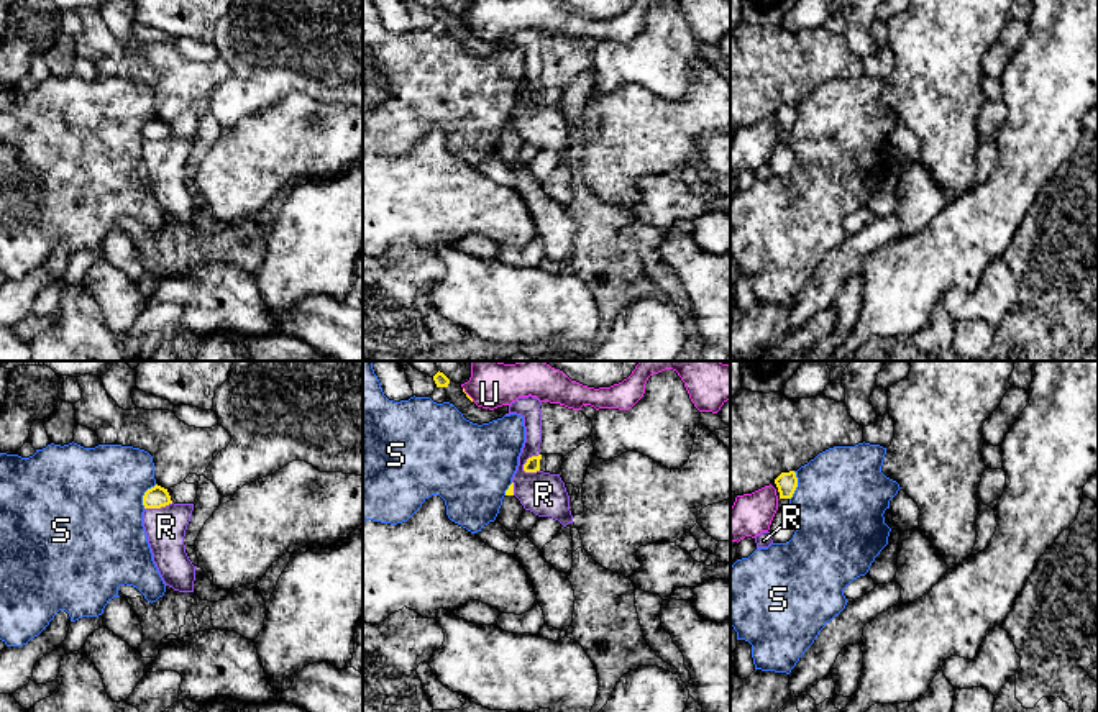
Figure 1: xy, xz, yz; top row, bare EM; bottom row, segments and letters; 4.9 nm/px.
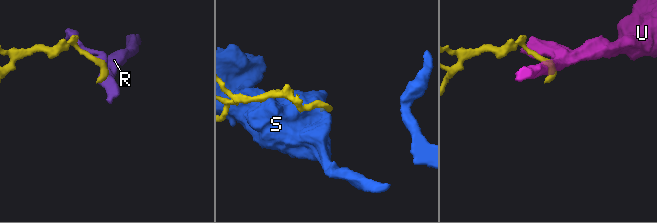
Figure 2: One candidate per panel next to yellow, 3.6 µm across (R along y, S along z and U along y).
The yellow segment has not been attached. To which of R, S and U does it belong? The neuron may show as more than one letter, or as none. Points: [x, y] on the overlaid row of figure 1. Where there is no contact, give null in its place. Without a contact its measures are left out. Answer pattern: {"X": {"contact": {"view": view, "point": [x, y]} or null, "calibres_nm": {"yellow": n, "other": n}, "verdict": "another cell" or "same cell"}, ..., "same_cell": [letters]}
{"R": {"contact": {"view": "xz", "point": [527, 461]}, "calibres_nm": {"yellow": 70, "other": 200}, "verdict": "another cell"}, "S": {"contact": {"view": "yz", "point": [796, 486]}, "calibres_nm": {"yellow": 110, "other": 460}, "verdict": "another cell"}, "U": {"contact": {"view": "xz", "point": [466, 394]}, "calibres_nm": {"yellow": 20, "other": 220}, "verdict": "another cell"}, "same_cell": []}

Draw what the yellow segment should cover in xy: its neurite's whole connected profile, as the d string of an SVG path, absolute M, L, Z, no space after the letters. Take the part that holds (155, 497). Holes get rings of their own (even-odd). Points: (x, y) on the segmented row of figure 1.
M158 484L154 487L148 489L143 495L144 509L161 509L169 504L172 504L172 500L171 500L167 489L161 487Z

